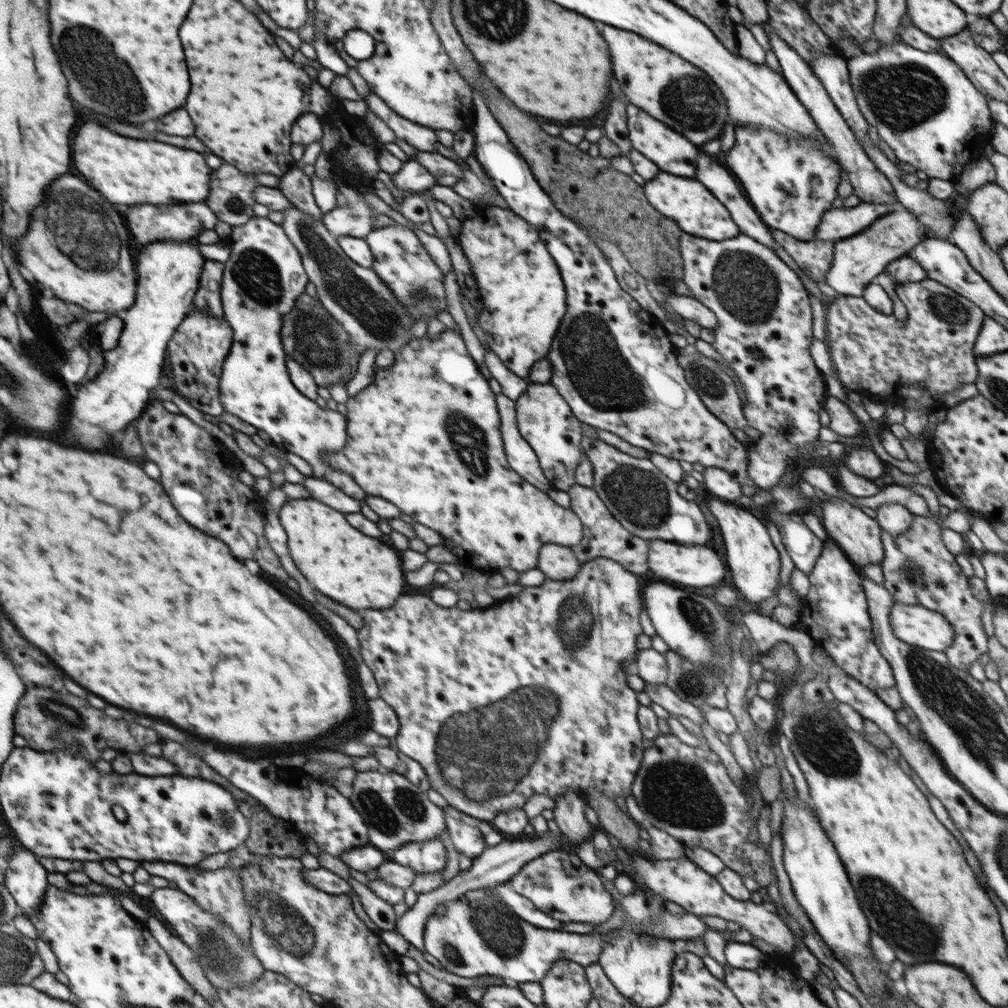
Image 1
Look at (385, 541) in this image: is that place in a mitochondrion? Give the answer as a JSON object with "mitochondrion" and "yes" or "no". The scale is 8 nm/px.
{"mitochondrion":"no"}

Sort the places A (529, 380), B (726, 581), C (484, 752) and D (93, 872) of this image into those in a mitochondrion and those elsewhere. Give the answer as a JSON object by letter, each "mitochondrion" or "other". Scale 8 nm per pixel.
{"A":"other","B":"other","C":"mitochondrion","D":"other"}

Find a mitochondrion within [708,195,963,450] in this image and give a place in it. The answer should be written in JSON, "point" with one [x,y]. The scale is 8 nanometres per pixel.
{"point":[746,286]}

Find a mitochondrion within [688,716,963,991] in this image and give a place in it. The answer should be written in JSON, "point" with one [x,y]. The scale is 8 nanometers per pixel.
{"point":[896,917]}

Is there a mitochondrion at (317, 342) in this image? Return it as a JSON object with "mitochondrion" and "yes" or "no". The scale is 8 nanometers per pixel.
{"mitochondrion":"yes"}

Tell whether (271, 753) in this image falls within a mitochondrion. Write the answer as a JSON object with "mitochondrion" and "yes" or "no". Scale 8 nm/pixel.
{"mitochondrion":"no"}

